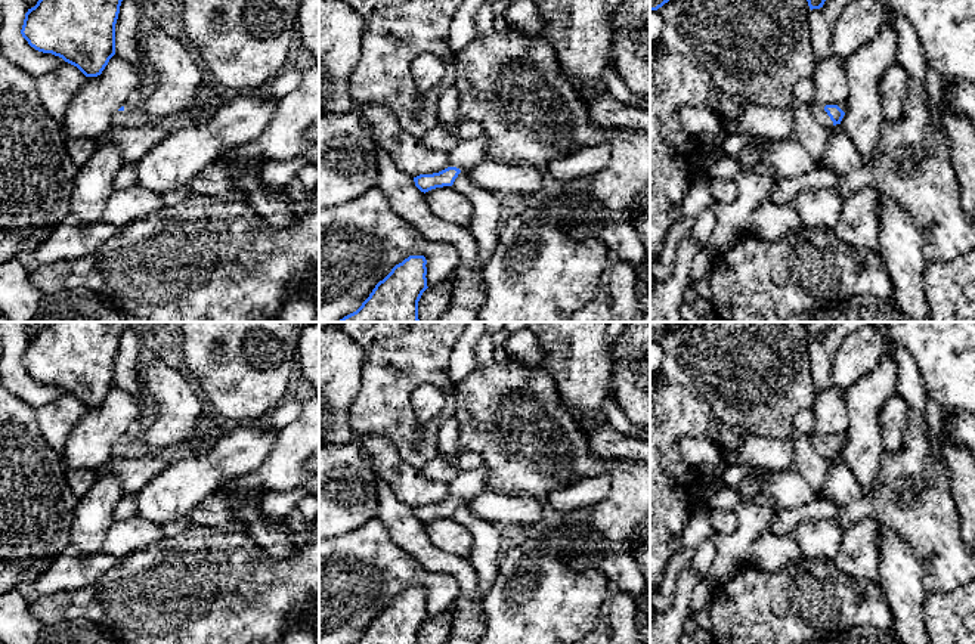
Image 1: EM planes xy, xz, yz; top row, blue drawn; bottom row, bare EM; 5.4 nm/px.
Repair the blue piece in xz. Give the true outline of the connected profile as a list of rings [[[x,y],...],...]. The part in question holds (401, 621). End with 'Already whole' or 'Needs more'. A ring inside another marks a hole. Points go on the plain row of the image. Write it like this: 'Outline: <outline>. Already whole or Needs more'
Outline: [[[424,586],[396,595],[353,644],[418,644],[418,632],[428,619],[425,595]]]. Already whole

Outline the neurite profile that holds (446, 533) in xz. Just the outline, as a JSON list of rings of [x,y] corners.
[[[452,517],[436,518],[424,524],[427,536],[439,549],[467,557],[473,547],[471,532]]]

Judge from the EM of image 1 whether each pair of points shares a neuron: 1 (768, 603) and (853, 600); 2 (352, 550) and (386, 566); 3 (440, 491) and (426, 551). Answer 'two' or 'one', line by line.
1: one
2: one
3: two

